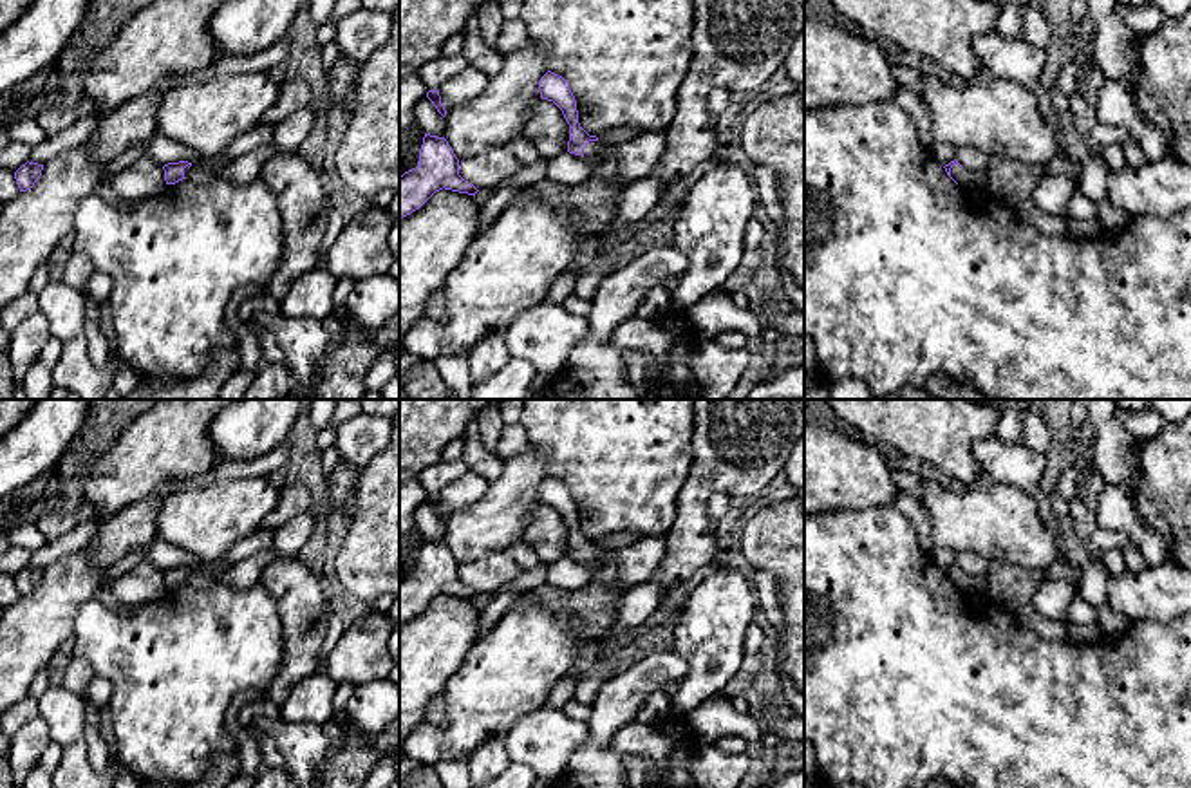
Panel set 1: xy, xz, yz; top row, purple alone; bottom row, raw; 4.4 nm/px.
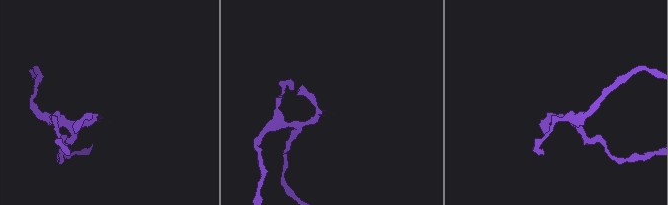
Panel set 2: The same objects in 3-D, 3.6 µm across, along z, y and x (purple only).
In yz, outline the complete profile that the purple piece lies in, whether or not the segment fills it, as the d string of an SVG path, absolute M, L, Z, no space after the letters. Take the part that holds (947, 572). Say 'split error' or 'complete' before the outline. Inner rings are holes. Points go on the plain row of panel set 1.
split error; M956 564L943 573L947 580L961 593L987 596L989 582L985 577L971 577L963 573Z

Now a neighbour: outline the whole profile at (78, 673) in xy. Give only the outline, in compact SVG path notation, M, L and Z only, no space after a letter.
M70 658L65 676L63 676L63 687L70 690L72 694L83 698L87 685L90 683L94 676L92 663L87 658Z

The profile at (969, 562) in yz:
M958 551L956 566L971 577L985 577L989 569L989 560L972 551Z

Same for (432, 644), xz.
M436 596L419 614L399 624L399 757L408 734L425 723L427 705L441 696L479 636L481 609L475 600Z

